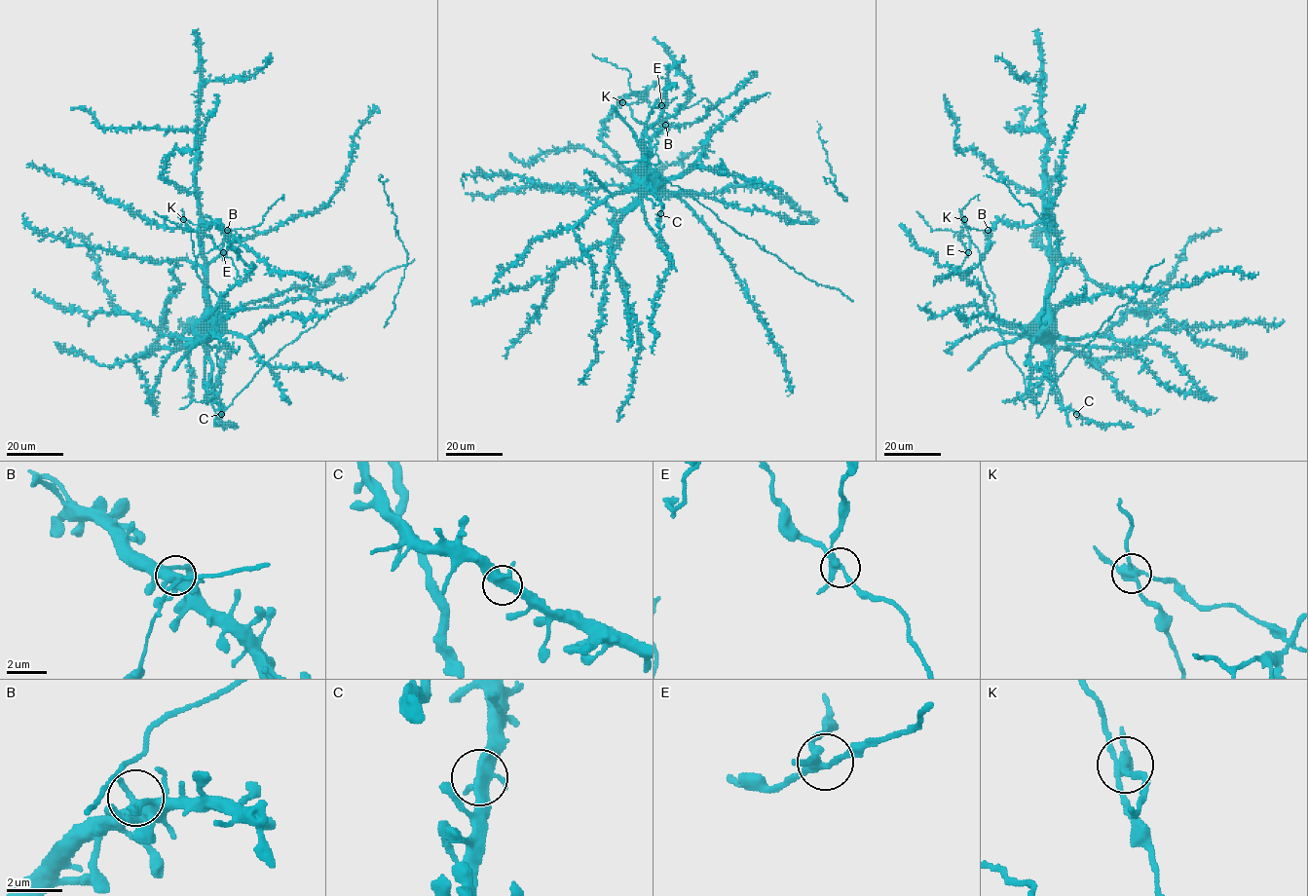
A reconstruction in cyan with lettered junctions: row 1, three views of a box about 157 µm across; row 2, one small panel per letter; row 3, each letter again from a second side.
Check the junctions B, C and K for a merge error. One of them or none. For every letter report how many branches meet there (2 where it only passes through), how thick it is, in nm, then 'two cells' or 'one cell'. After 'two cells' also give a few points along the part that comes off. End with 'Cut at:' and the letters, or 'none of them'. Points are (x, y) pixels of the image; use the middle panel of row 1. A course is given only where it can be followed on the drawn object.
B: 4 branches meet; 320 nm thick; one cell
C: 4 branches meet; 400 nm thick; one cell
K: 4 branches meet; 320 nm thick; two cells; foreign part runs (622, 102), (644, 100), (630, 90), (630, 73), (626, 69), (618, 68), (593, 55)
Cut at: K

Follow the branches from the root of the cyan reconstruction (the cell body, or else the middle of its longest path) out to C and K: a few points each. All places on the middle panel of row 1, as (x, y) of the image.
C: (660, 130), (650, 140), (647, 175), (639, 183), (647, 195), (645, 187), (651, 184), (660, 203), (660, 213)
K: (660, 130), (664, 122), (658, 129), (644, 125), (632, 117), (632, 110), (622, 102)

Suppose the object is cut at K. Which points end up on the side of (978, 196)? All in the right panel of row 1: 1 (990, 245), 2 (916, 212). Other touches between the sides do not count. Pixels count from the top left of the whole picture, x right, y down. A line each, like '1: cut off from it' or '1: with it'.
1: with it
2: cut off from it

